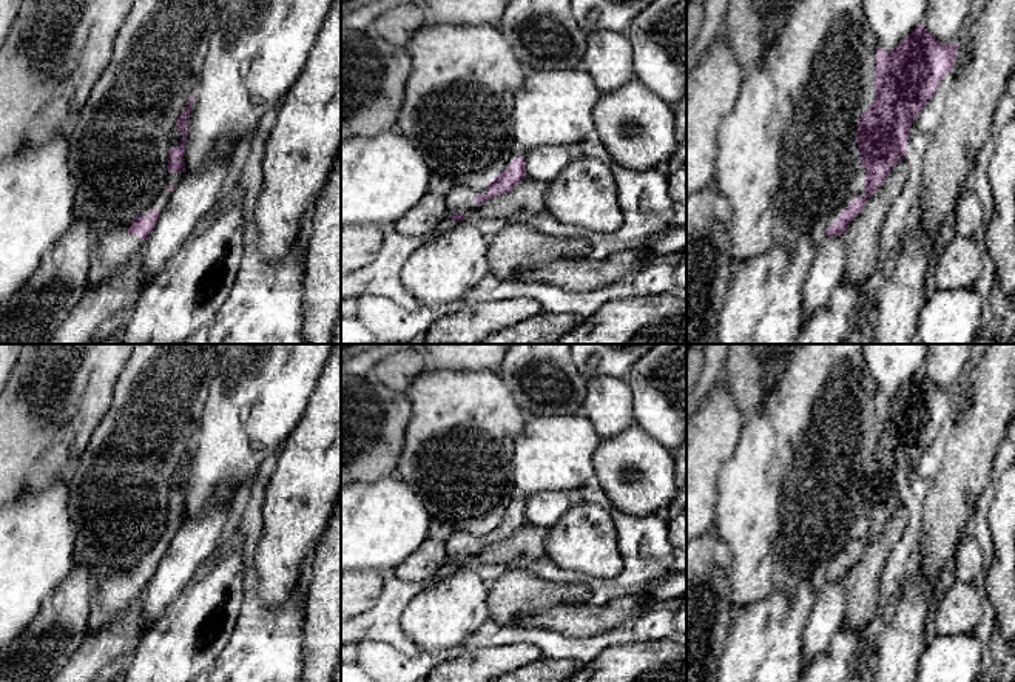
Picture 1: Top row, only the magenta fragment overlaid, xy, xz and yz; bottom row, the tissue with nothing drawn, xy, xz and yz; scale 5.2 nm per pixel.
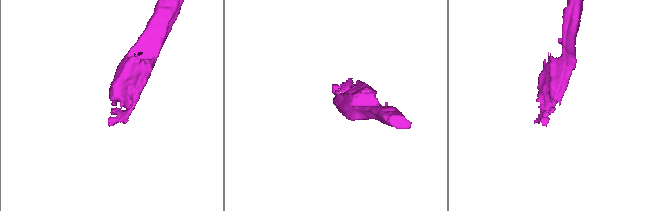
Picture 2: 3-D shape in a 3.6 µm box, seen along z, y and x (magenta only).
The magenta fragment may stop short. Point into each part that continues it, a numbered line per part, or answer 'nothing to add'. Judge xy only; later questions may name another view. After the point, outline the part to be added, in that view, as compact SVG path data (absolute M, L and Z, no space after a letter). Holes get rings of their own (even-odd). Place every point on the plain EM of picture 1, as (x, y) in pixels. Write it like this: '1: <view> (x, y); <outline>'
1: xy (175, 483); M174 471L174 474L171 475L171 480L170 480L170 494L168 495L177 494L180 491L180 484L182 484L182 478Z

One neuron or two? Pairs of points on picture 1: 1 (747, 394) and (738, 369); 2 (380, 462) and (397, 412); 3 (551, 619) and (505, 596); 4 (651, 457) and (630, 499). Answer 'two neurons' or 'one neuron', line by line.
1: one neuron
2: one neuron
3: two neurons
4: one neuron

